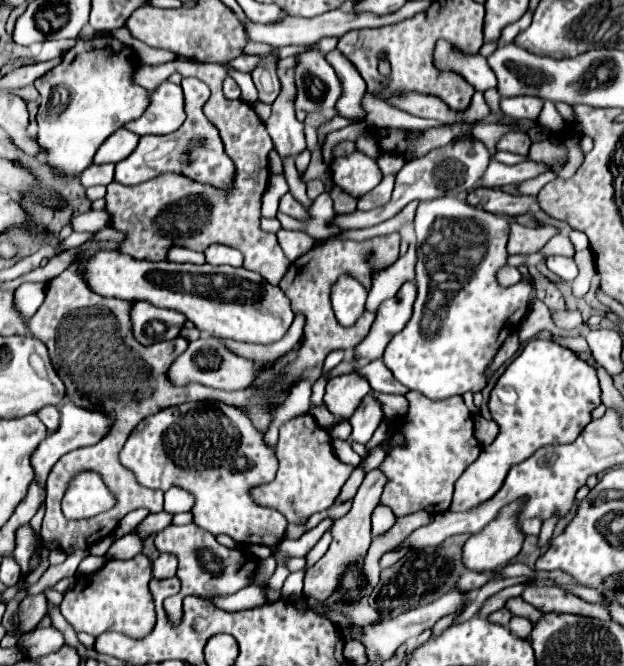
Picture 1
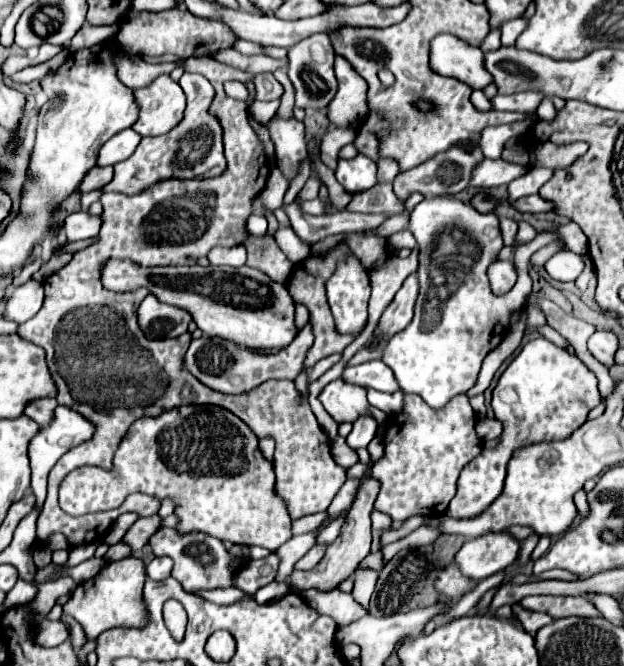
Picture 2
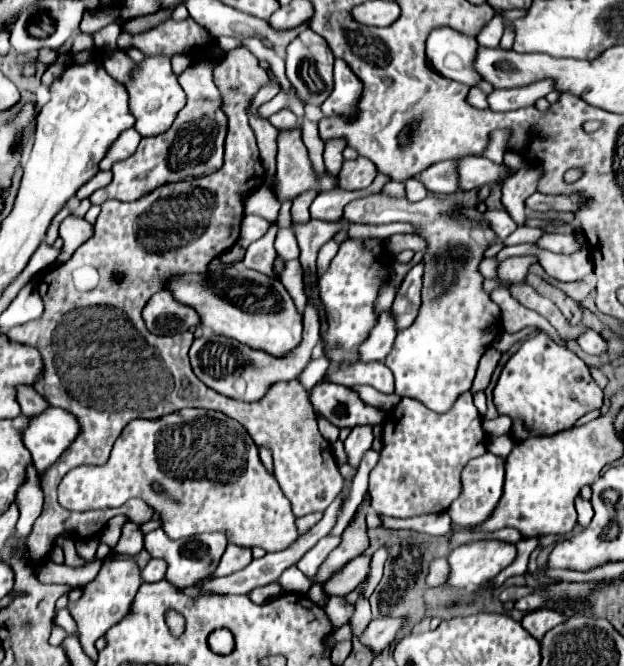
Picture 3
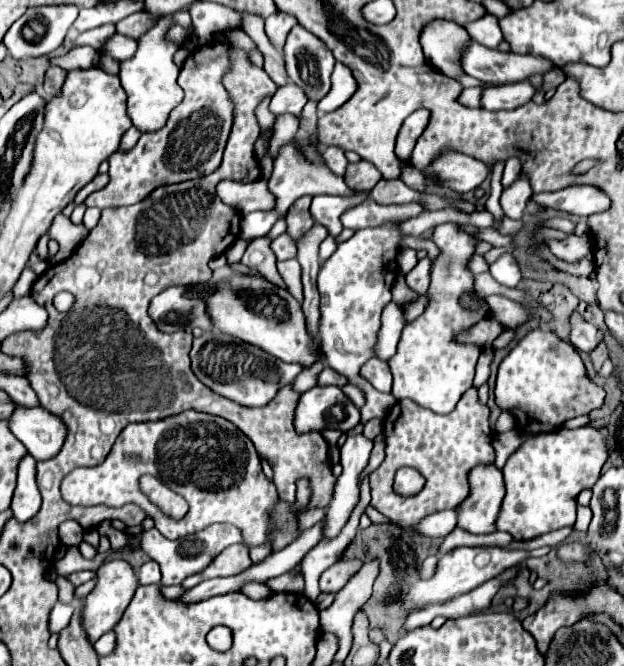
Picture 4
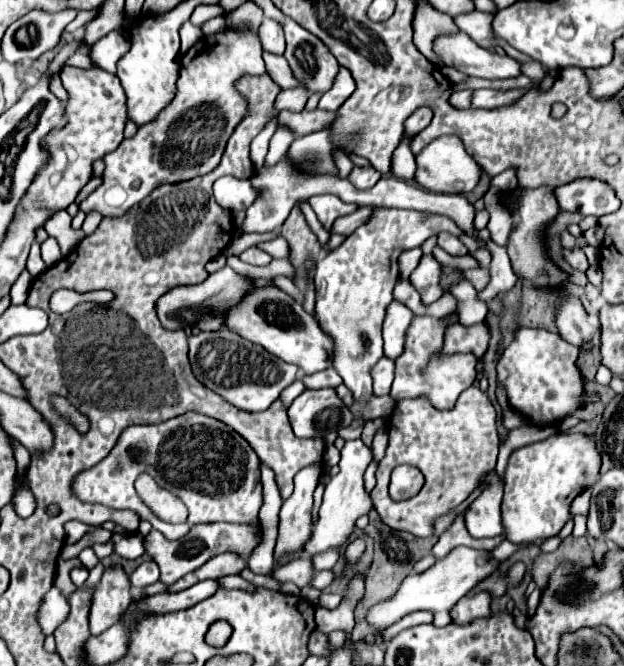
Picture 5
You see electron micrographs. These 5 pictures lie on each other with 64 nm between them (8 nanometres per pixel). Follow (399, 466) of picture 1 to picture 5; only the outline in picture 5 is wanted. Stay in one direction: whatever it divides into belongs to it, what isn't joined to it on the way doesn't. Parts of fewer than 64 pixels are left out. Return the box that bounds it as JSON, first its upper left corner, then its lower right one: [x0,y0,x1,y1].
[370,386,500,536]

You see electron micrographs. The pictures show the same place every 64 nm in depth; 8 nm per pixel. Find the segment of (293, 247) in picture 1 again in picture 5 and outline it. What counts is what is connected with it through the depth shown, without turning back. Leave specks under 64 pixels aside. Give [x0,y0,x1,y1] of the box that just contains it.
[258,236,288,259]

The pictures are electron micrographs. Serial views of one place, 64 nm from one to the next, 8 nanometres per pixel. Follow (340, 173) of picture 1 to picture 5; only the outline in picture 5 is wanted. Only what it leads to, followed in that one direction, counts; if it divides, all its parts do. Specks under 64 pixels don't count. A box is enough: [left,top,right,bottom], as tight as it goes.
[348,166,382,190]

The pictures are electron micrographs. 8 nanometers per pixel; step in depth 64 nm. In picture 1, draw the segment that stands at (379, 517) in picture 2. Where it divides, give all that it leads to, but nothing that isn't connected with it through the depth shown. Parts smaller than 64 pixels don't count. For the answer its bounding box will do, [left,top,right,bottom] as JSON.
[372,504,396,538]

